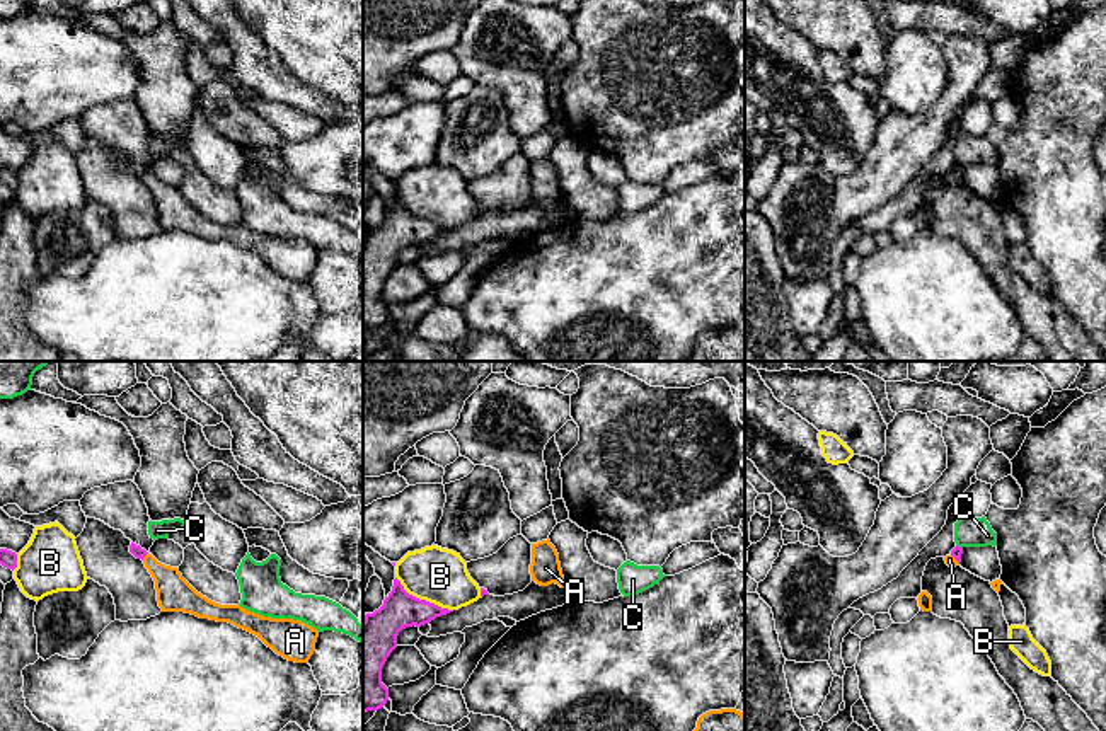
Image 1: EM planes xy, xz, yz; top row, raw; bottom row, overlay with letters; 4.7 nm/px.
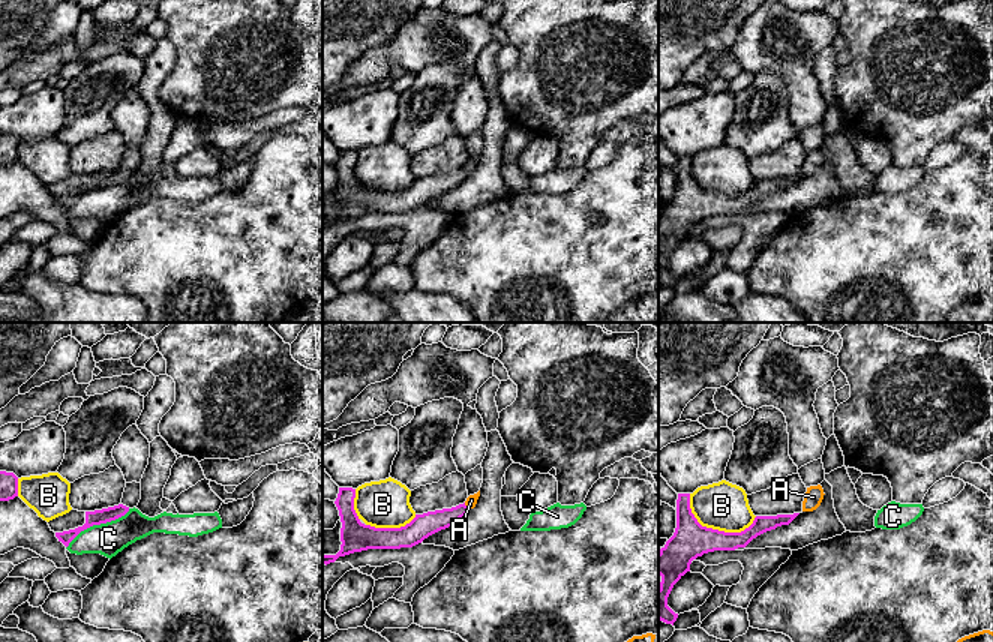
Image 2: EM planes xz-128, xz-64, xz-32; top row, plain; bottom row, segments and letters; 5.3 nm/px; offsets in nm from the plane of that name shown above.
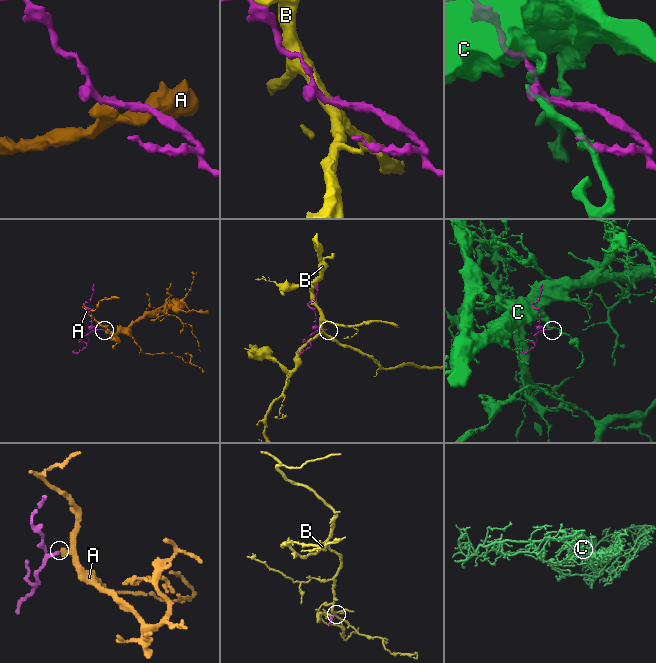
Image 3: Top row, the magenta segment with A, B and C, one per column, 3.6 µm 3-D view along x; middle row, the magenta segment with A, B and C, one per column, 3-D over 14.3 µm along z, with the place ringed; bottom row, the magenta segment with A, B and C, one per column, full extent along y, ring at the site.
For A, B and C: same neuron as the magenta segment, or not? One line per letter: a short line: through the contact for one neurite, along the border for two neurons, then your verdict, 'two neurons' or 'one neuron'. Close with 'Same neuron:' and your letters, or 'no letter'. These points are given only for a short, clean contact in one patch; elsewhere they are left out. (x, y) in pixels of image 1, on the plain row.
A: xy (137, 169), (145, 172), (169, 200), (174, 212) | one neuron
B: two neurons
C: two neurons
Same neuron: A

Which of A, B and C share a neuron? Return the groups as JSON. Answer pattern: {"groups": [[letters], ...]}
{"groups": [["A"], ["B"], ["C"]]}

